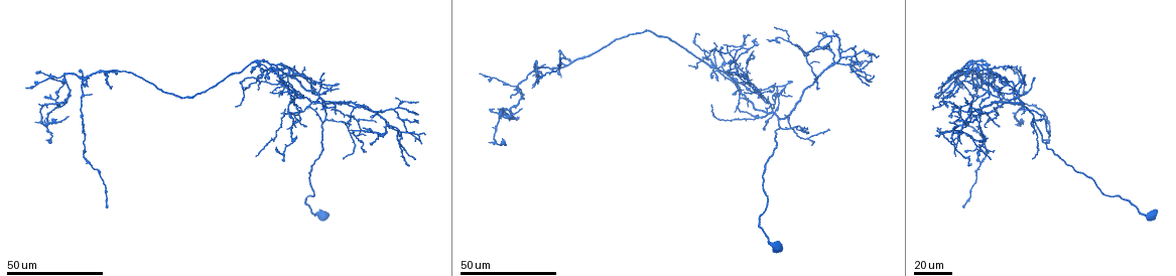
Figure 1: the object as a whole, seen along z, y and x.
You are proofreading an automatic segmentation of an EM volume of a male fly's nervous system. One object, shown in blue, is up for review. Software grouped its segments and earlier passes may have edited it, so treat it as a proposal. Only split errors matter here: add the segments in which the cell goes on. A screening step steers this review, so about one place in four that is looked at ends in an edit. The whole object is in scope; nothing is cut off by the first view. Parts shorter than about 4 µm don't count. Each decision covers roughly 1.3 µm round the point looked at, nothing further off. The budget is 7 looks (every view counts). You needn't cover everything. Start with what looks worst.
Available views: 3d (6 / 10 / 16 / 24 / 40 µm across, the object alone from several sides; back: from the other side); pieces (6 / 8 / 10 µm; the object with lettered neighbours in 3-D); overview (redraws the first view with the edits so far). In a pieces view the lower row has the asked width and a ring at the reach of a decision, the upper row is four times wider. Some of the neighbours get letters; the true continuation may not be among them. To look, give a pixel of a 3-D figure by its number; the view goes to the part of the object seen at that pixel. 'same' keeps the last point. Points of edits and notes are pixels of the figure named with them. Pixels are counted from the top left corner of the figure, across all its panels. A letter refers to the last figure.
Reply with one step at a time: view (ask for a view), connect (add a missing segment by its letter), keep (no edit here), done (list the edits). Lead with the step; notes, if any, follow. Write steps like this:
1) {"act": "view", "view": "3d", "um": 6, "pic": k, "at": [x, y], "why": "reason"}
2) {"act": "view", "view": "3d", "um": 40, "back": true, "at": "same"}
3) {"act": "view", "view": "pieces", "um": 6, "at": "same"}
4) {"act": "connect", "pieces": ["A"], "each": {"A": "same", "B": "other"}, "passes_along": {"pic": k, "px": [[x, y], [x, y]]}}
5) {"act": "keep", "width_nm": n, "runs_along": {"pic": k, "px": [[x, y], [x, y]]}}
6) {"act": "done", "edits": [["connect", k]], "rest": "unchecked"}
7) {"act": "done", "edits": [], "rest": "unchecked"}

{"act": "view", "view": "3d", "um": 40, "pic": 1, "at": [874, 74], "why": "tapers out"}

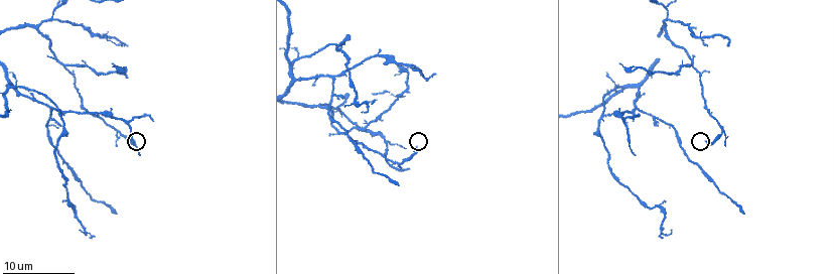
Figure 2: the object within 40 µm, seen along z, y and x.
{"act": "view", "view": "pieces", "um": 6, "pic": 2, "at": [706, 143], "why": "see the neighbours"}

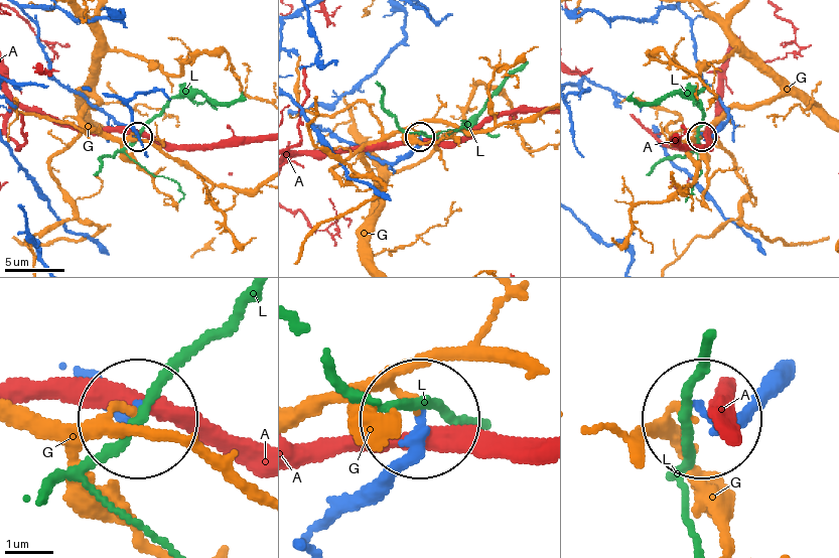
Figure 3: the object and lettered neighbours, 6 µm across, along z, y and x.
{"act": "keep", "each": {"A": "other", "G": "other", "L": "other"}, "runs_along": {"pic": 3, "px": [[347, 505], [396, 465], [416, 421]]}, "found": "none of them fits"}

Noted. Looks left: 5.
{"act": "view", "view": "3d", "um": 40, "pic": 1, "at": [709, 106], "why": "long arm stops here"}

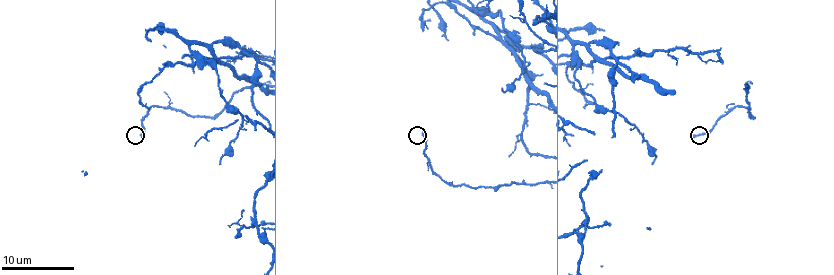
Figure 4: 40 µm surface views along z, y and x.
{"act": "view", "view": "pieces", "um": 8, "pic": 4, "at": [424, 130]}

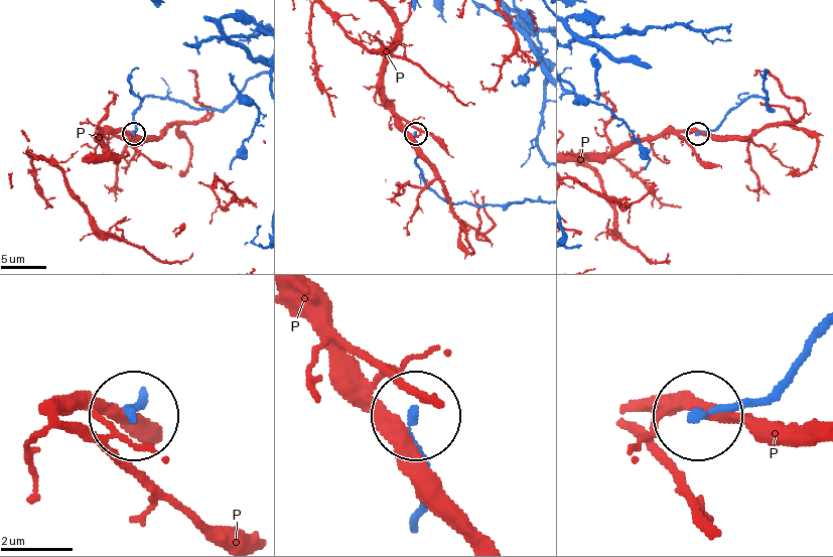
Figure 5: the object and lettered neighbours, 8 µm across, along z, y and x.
{"act": "keep", "each": {"P": "other"}, "found": "none of them fits"}

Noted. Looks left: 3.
{"act": "view", "view": "3d", "um": 24, "pic": 1, "at": [715, 42], "why": "tapers out"}

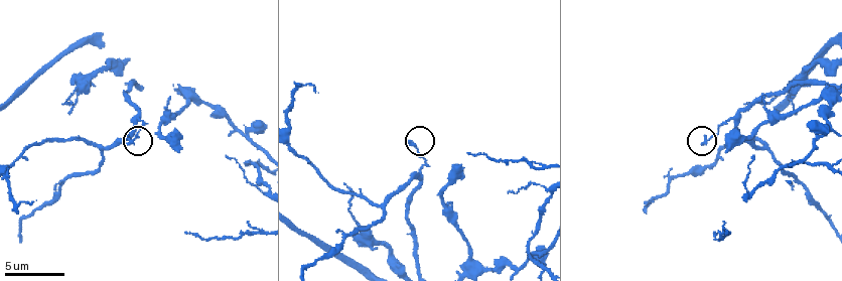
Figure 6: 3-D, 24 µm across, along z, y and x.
{"act": "view", "view": "pieces", "um": 10, "pic": 6, "at": [127, 138], "why": "see the neighbours"}

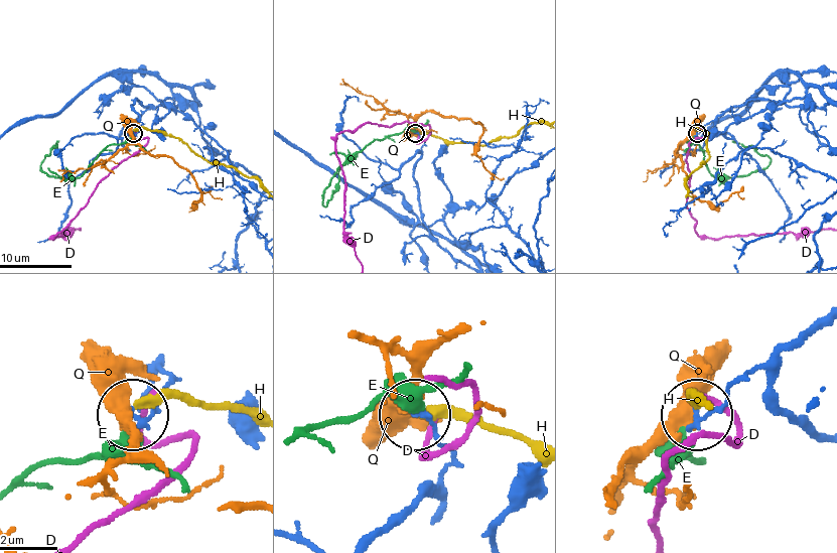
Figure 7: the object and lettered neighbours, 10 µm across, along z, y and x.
{"act": "keep", "width_nm": 200, "each": {"D": "other", "E": "other", "H": "other", "Q": "other"}, "runs_along": {"pic": 7, "px": [[819, 317], [747, 370], [711, 413], [697, 413]]}, "found": "none of them fits"}

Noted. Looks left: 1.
{"act": "done", "edits": [], "rest": "unchecked"}

